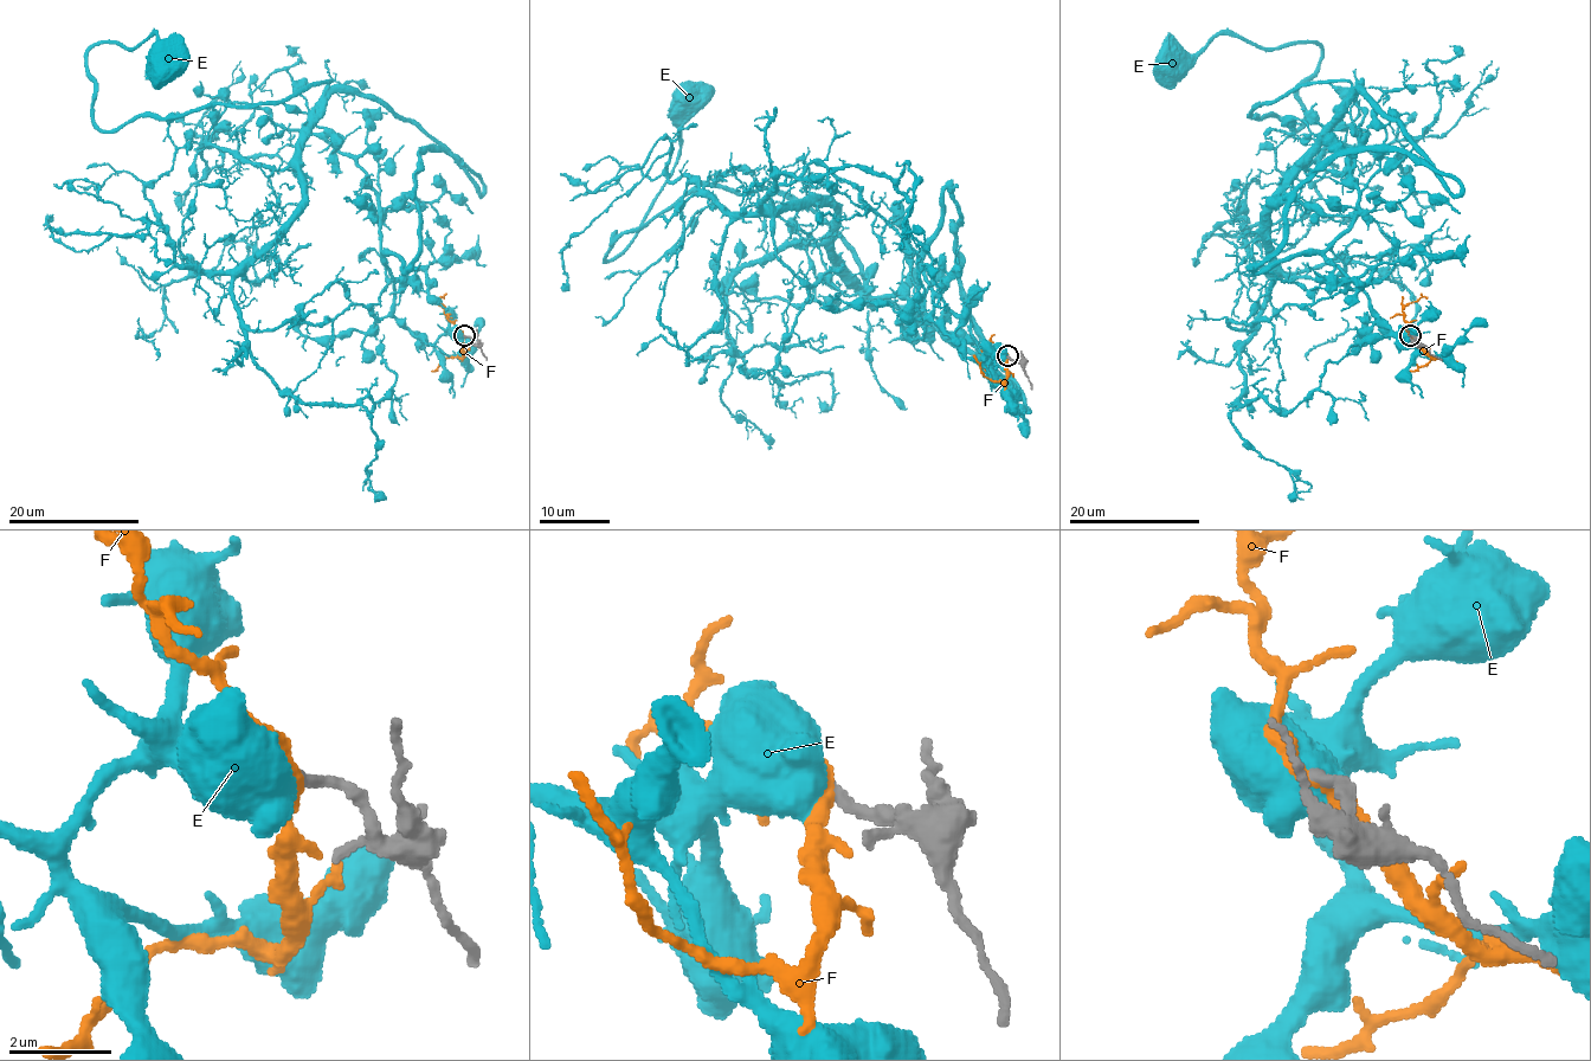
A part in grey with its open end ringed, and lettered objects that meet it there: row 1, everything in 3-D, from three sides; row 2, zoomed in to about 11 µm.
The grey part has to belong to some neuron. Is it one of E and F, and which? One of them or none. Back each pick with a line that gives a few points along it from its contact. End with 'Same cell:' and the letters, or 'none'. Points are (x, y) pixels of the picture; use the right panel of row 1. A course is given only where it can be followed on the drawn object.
Same cell: none

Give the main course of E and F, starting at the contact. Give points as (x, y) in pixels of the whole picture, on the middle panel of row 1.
E: (1007, 357), (933, 322), (945, 187), (996, 366), (765, 190), (694, 187), (606, 259), (683, 107)
F: (1007, 357), (1003, 381), (989, 380), (973, 355)

